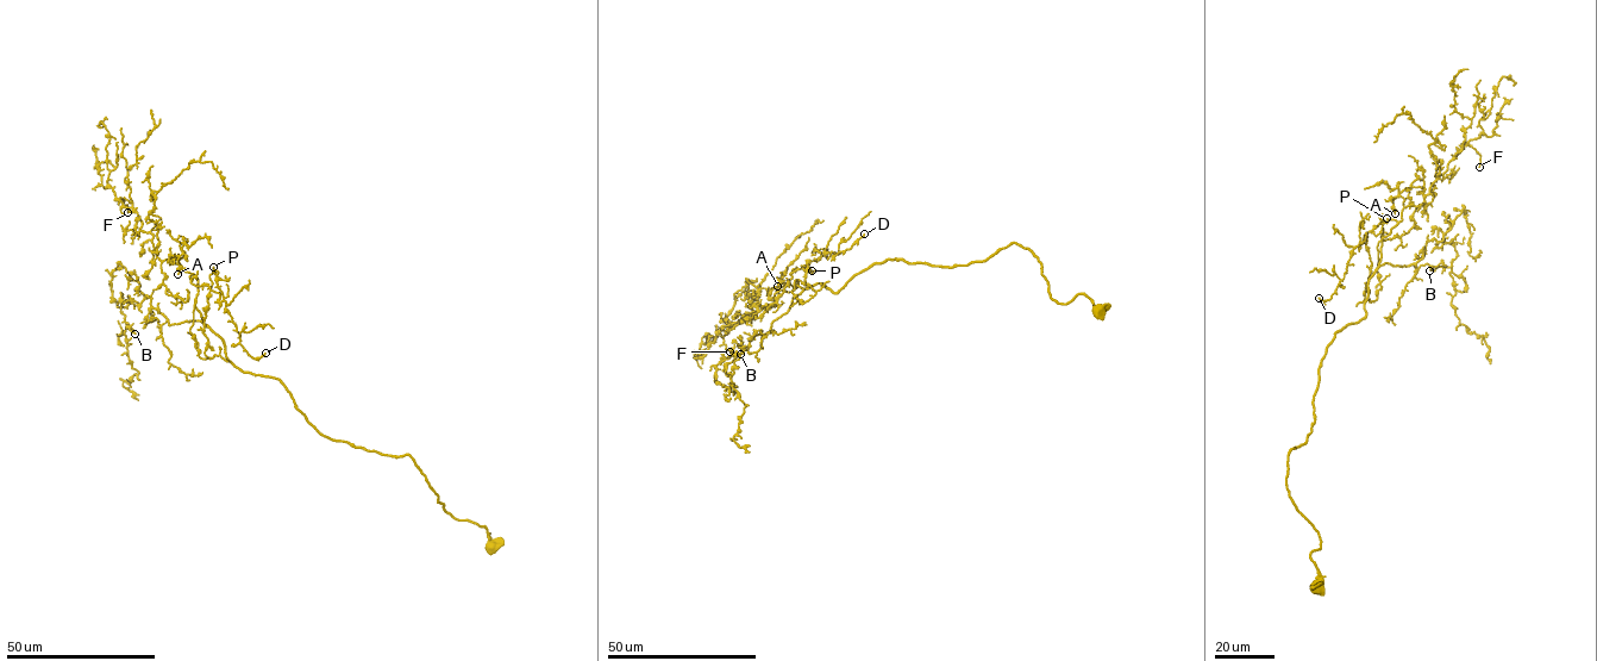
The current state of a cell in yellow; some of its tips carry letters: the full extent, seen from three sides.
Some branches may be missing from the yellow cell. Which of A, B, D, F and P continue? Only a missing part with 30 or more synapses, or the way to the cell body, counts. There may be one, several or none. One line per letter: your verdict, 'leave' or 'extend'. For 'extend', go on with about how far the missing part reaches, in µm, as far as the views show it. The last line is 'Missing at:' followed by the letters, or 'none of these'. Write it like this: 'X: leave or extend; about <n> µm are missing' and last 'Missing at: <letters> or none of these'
A: leave
B: leave
D: leave
F: leave
P: leave
Missing at: none of these

